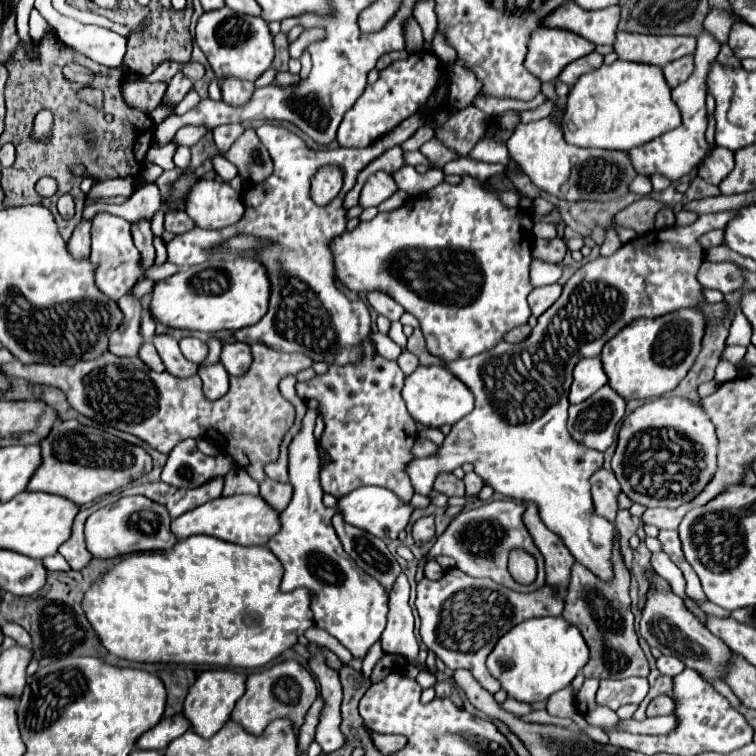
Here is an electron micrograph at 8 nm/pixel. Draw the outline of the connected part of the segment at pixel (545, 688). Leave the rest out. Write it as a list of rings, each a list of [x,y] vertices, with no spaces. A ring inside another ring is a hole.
[[[540,617],[540,619],[528,619],[514,629],[510,629],[492,649],[488,655],[488,671],[502,683],[502,689],[508,693],[508,697],[522,701],[522,703],[540,703],[546,701],[552,693],[568,687],[576,673],[588,663],[588,647],[586,641],[580,637],[580,631],[574,625],[568,625],[564,617]]]

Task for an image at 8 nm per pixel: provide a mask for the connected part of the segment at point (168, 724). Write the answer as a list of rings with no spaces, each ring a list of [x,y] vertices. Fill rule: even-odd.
[[[180,715],[180,717],[172,717],[168,721],[160,721],[156,727],[152,727],[150,731],[146,731],[144,735],[138,737],[136,747],[138,749],[154,749],[154,751],[162,751],[168,747],[168,743],[176,737],[180,737],[182,733],[186,733],[190,729],[190,723]]]

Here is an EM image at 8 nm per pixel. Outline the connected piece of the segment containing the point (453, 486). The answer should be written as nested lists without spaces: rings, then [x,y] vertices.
[[[440,473],[434,483],[434,491],[444,493],[446,497],[464,497],[464,481],[454,473]]]

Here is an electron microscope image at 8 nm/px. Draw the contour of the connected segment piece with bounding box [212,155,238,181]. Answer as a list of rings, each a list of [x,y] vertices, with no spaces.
[[[218,155],[216,159],[212,159],[212,163],[214,163],[214,171],[216,171],[224,181],[232,181],[232,179],[238,175],[236,167],[230,165],[230,161],[226,161],[222,155]]]

